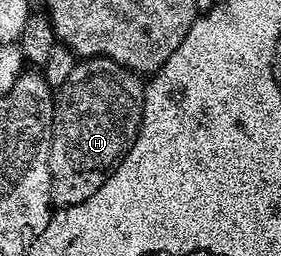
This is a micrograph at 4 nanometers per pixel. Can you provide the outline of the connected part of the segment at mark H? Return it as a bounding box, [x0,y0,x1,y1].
[48,57,145,207]

